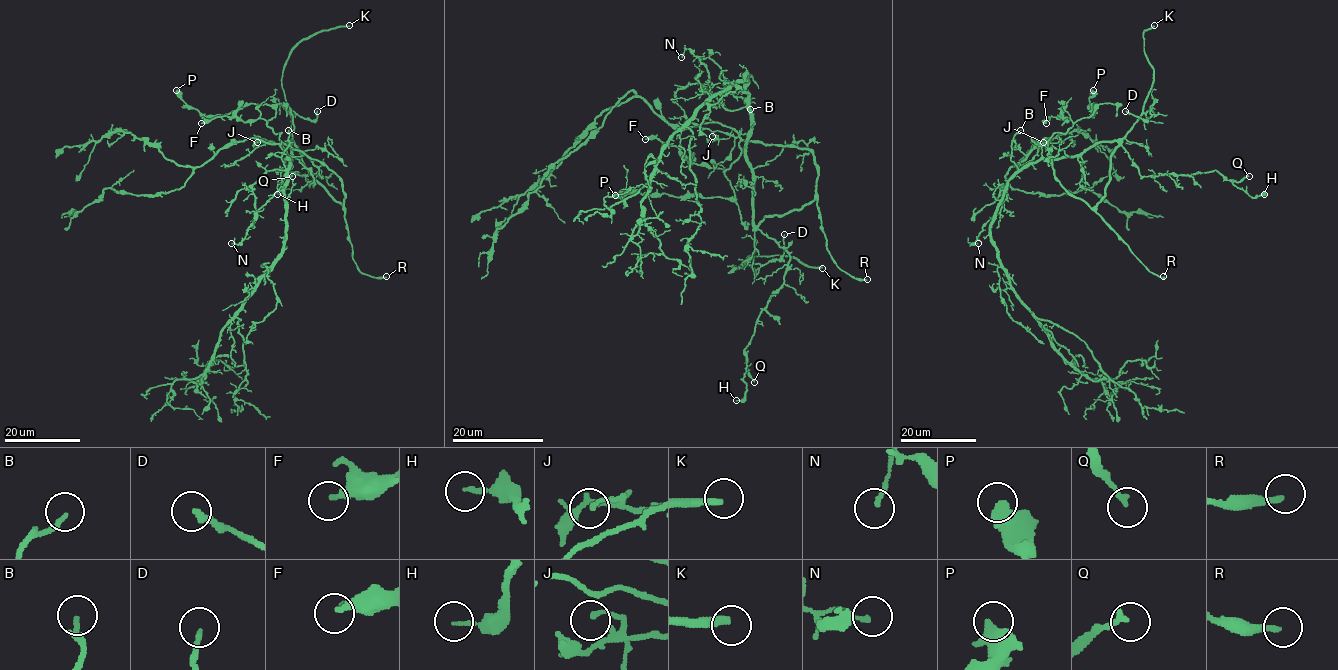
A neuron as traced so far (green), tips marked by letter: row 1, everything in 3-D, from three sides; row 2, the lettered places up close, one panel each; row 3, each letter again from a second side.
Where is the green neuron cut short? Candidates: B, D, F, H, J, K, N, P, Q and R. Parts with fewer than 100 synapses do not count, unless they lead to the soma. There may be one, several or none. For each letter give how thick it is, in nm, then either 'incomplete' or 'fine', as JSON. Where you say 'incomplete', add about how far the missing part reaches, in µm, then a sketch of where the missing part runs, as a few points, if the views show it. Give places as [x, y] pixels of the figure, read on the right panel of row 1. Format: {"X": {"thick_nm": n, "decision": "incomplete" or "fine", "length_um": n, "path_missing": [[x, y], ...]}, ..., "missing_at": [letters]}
{"B": {"thick_nm": 170, "decision": "fine"}, "D": {"thick_nm": 200, "decision": "fine"}, "F": {"thick_nm": 240, "decision": "fine"}, "H": {"thick_nm": 150, "decision": "fine"}, "J": {"thick_nm": 140, "decision": "fine"}, "K": {"thick_nm": 280, "decision": "incomplete", "length_um": 40, "path_missing": [[1154, 25], [1152, 30], [1169, 19], [1165, 15], [1133, 9], [1128, 4]]}, "N": {"thick_nm": 150, "decision": "fine"}, "P": {"thick_nm": 550, "decision": "fine"}, "Q": {"thick_nm": 220, "decision": "fine"}, "R": {"thick_nm": 200, "decision": "incomplete", "length_um": 160, "path_missing": [[1163, 276], [1034, 180], [1031, 129], [1044, 117], [1024, 137], [1050, 122], [1071, 121], [1087, 139], [1106, 187]]}, "missing_at": ["K", "R"]}

